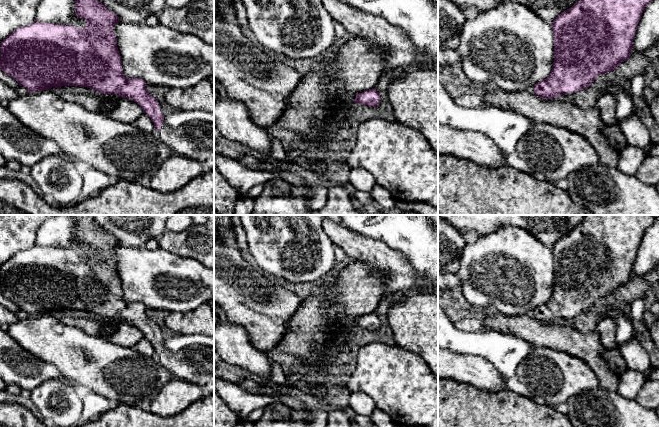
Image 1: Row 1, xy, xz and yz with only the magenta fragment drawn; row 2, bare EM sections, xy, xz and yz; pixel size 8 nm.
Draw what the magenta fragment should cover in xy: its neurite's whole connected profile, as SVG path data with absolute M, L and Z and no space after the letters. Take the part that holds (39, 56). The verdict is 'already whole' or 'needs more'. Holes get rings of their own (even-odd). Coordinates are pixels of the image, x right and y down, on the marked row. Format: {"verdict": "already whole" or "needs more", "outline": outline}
{"verdict": "needs more", "outline": "M75 0L75 14L87 22L84 28L36 20L13 31L0 43L0 69L29 92L79 86L131 99L151 118L155 134L174 154L199 162L204 172L214 170L214 123L191 121L175 128L166 125L162 106L148 93L145 81L123 74L113 30L113 26L120 21L119 17L99 0Z"}

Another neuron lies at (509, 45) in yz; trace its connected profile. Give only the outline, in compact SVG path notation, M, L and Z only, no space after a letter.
M500 3L482 11L474 19L466 19L460 28L460 41L455 51L460 56L465 75L474 85L493 82L504 91L522 91L549 77L554 62L554 35L551 24L542 20L526 6Z

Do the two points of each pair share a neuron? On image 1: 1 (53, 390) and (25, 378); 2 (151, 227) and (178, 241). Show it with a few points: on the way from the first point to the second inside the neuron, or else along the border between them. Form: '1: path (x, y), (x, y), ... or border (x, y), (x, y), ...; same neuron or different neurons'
1: border (62, 378), (46, 379), (30, 392); different neurons
2: border (165, 230), (157, 238); different neurons

